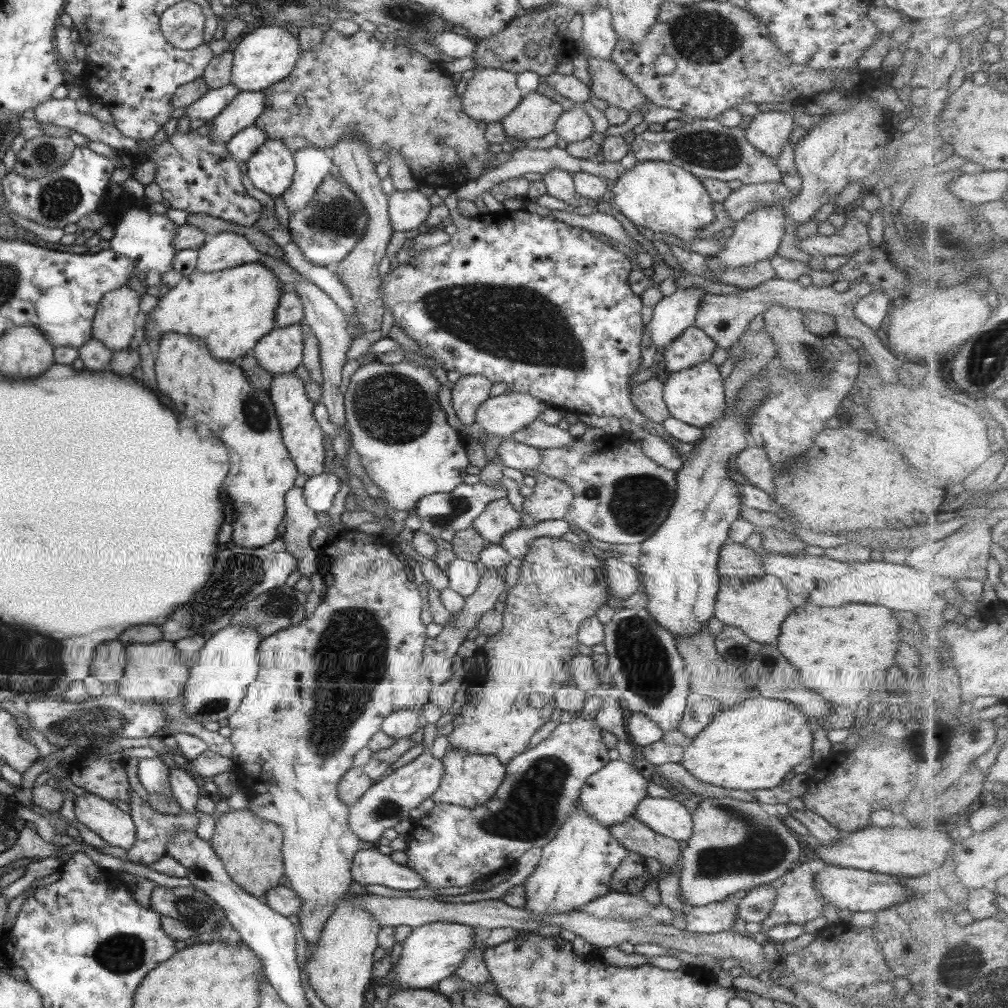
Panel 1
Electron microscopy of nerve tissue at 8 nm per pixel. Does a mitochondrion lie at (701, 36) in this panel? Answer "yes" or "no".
yes

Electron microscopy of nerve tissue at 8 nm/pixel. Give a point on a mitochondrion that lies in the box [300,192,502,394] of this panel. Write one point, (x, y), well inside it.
(335, 216)

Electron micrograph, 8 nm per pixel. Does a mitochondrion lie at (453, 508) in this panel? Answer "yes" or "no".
yes

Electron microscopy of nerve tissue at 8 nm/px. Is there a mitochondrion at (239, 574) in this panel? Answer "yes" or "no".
yes

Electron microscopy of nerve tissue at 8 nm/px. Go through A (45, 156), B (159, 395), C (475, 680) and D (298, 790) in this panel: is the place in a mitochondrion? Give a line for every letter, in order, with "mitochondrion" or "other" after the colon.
A: mitochondrion
B: other
C: other
D: other

